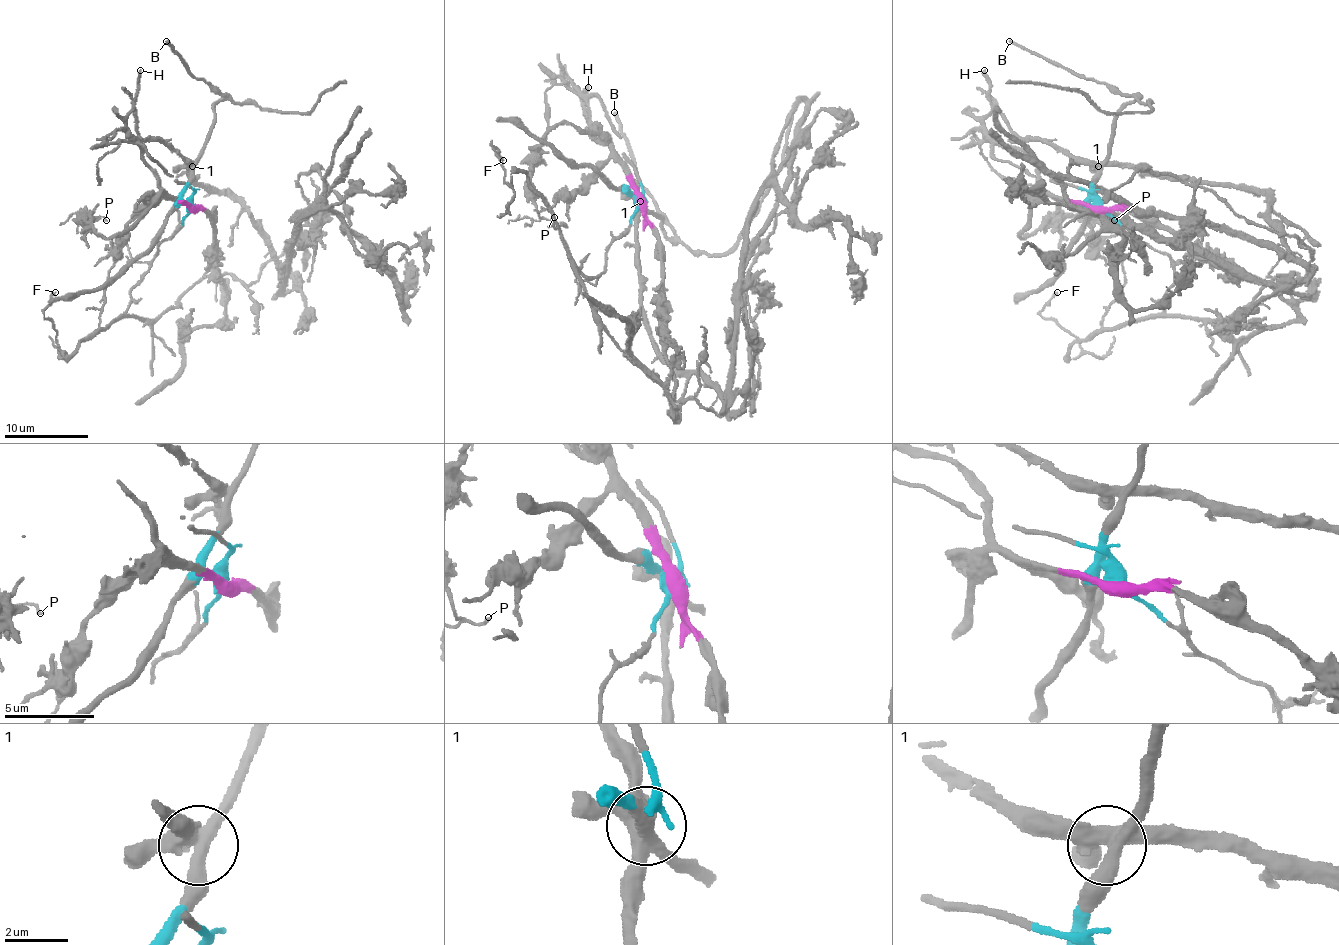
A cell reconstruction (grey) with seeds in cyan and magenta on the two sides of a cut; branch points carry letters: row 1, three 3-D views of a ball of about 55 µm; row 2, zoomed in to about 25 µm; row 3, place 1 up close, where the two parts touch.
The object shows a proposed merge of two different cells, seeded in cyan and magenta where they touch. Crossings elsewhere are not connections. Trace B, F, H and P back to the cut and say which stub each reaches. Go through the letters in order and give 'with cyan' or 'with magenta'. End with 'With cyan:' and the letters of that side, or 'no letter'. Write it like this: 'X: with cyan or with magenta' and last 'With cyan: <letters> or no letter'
B: with cyan
F: with cyan
H: with magenta
P: with magenta
With cyan: B, F

